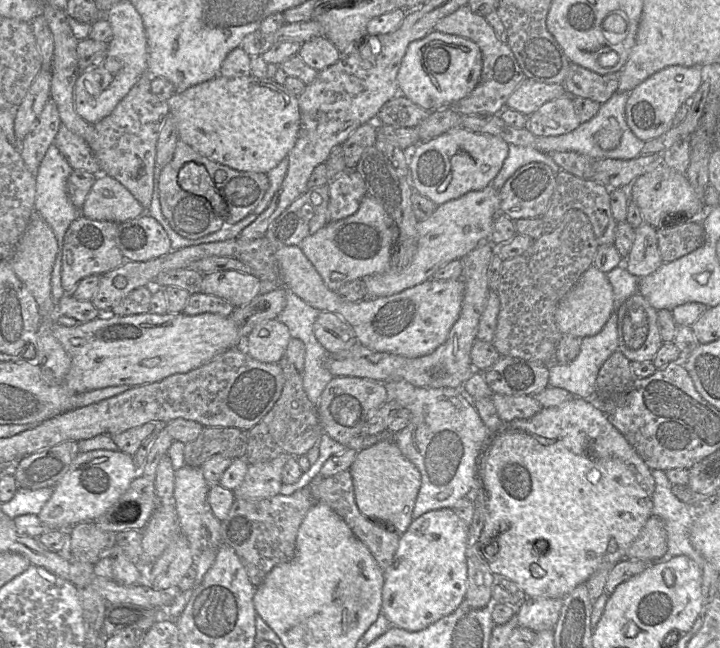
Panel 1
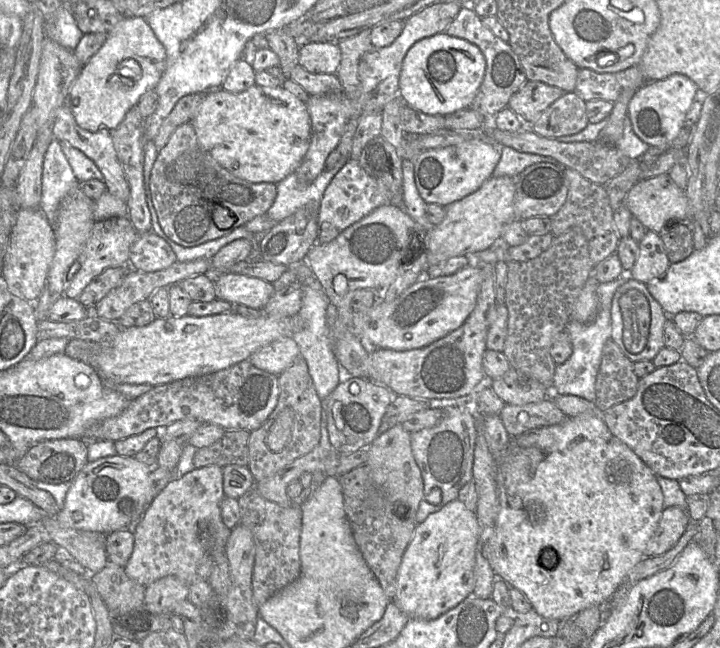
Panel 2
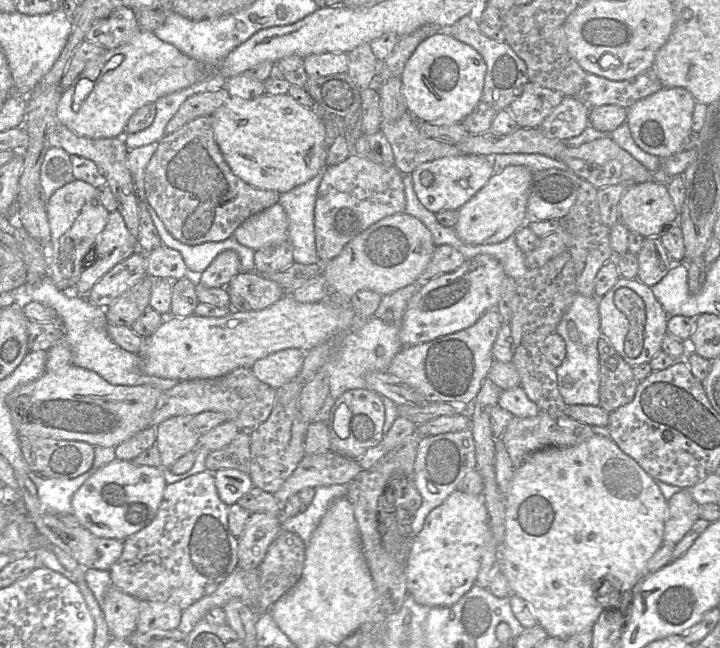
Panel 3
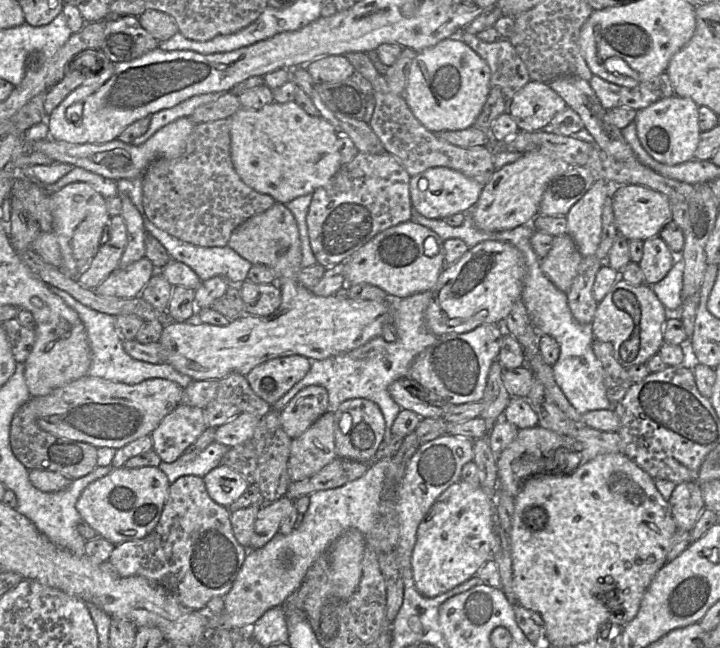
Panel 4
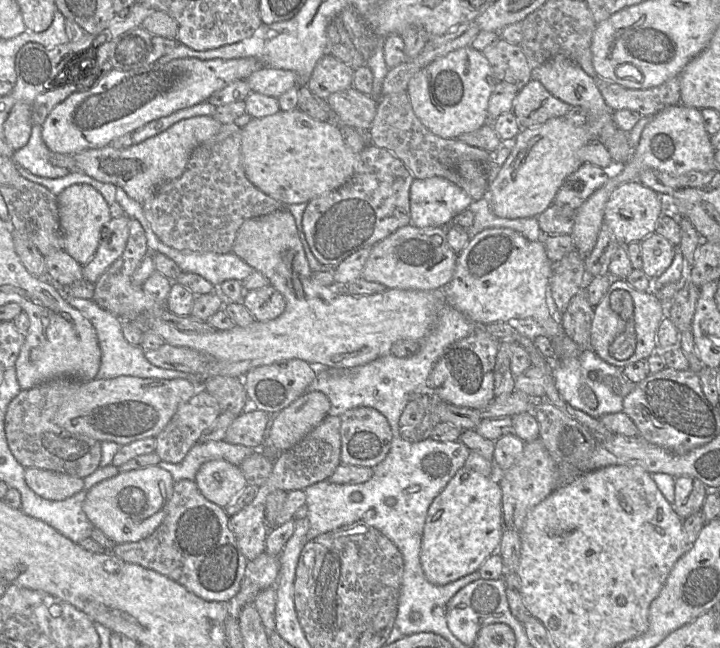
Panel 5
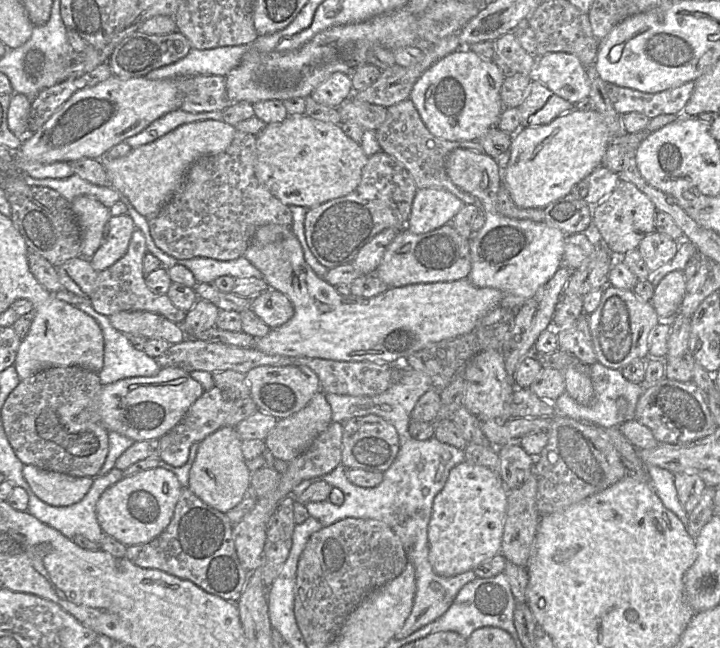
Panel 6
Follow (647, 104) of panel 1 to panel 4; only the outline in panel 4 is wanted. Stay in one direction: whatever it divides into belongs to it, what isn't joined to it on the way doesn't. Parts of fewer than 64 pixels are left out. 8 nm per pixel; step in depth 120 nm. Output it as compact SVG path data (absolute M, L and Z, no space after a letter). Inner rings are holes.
M673 95L636 110L634 123L642 147L662 164L677 165L693 160L701 134L698 109L691 98Z

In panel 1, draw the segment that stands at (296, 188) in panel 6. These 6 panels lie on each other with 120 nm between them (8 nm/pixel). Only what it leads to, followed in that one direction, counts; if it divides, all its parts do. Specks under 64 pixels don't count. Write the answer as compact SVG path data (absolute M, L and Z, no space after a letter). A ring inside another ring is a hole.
M221 75L168 101L178 138L200 155L231 169L267 174L294 147L300 127L298 97L273 79Z

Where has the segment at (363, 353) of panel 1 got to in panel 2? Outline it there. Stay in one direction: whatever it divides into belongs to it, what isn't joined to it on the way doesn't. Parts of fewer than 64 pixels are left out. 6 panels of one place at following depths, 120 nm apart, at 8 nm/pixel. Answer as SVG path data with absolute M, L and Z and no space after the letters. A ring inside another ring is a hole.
M480 263L479 266L482 270L483 280L476 306L463 325L445 337L423 348L406 351L379 348L372 353L368 353L368 380L386 386L395 393L396 396L410 397L413 399L455 399L474 392L478 383L486 377L482 366L482 358L487 350L487 332L495 318L496 311L494 291L495 265Z

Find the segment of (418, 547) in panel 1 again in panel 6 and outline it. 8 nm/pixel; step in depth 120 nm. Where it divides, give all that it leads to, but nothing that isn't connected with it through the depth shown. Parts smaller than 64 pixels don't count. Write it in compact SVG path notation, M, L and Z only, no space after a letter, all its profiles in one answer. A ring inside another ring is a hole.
M464 461L450 470L443 489L434 498L428 524L428 559L437 575L453 577L474 570L501 553L507 493L499 474L487 467Z

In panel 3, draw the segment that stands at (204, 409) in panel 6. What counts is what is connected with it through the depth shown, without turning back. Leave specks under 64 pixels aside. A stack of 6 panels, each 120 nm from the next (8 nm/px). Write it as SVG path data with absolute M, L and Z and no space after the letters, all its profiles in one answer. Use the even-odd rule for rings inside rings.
M175 416L156 427L155 444L162 468L170 468L179 458L198 446L201 435L191 428L192 416Z

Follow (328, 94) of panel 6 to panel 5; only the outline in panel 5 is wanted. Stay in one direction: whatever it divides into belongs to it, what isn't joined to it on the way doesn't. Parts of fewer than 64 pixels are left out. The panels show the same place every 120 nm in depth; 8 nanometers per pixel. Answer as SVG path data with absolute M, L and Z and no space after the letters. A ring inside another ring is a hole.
M326 53L316 63L308 81L308 89L319 99L353 86L354 71L341 60Z

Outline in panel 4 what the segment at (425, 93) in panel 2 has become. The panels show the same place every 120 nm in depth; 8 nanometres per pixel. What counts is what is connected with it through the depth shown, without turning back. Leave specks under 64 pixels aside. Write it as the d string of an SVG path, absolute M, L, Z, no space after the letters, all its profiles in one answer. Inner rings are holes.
M444 39L417 53L403 97L416 119L430 132L459 131L474 126L491 91L487 62L464 42Z

